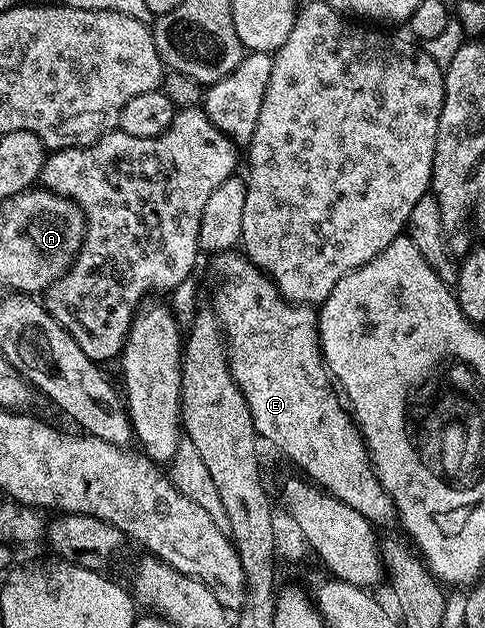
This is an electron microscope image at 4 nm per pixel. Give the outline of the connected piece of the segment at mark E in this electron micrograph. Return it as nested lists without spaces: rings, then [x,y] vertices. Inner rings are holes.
[[[229,250],[219,252],[213,257],[213,260],[214,272],[218,275],[218,305],[216,305],[218,321],[222,324],[222,330],[226,334],[226,347],[230,354],[232,378],[236,378],[236,386],[240,386],[240,390],[244,394],[244,402],[248,402],[248,410],[252,414],[255,432],[258,433],[265,443],[267,440],[268,443],[275,444],[284,455],[290,456],[291,462],[299,468],[295,468],[299,473],[305,474],[319,488],[326,489],[340,502],[352,506],[352,510],[364,514],[364,518],[370,521],[371,524],[382,529],[388,527],[392,522],[395,523],[398,520],[398,511],[394,508],[392,498],[386,493],[384,486],[378,480],[378,475],[374,472],[374,465],[370,462],[370,451],[366,449],[366,444],[362,440],[362,434],[359,432],[358,426],[354,423],[349,411],[344,407],[343,401],[340,399],[339,393],[331,381],[330,373],[326,370],[326,364],[322,361],[322,347],[318,341],[317,311],[309,304],[285,300],[278,292],[277,286],[271,282],[270,277],[260,271],[251,260],[246,259],[241,251]]]

